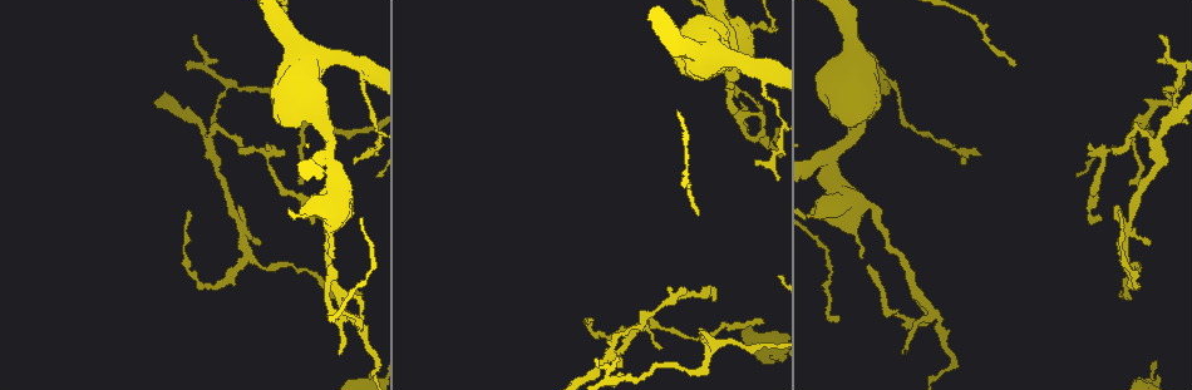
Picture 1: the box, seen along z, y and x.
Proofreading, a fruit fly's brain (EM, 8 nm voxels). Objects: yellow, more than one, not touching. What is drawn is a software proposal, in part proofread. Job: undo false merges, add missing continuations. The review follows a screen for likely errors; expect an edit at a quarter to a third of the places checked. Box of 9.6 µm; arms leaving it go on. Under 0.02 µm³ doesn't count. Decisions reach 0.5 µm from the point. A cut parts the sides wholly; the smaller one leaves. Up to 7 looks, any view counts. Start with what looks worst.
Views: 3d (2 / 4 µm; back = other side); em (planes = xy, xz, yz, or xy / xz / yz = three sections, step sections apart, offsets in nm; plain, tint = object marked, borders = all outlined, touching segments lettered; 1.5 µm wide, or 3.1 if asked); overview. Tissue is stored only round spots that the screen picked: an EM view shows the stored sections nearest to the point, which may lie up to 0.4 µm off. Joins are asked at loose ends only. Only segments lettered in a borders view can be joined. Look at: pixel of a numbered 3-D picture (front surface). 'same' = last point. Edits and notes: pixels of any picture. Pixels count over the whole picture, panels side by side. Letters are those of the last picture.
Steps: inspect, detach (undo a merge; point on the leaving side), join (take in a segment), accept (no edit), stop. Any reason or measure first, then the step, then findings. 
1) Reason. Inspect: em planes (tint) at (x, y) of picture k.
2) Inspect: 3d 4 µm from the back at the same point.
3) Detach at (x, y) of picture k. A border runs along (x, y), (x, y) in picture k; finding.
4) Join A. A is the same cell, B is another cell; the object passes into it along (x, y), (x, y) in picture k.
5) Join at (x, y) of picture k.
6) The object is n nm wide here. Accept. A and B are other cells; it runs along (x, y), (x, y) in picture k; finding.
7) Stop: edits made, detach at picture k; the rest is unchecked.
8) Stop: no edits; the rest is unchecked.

Three-way junction. Inspect: 3d 2 µm at (1154, 143) of picture 1.

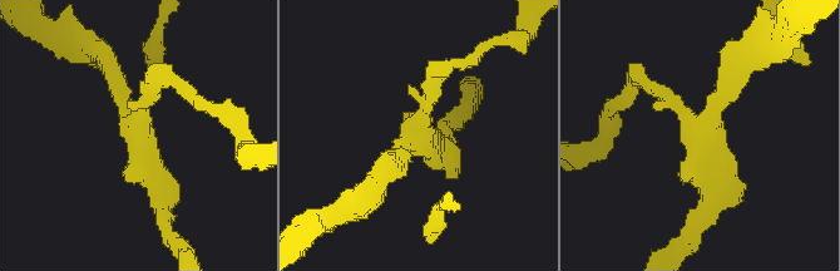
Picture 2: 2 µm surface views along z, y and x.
3 arms meet here. Inspect: em xy step 4 (tint) at (420, 123) of picture 2.

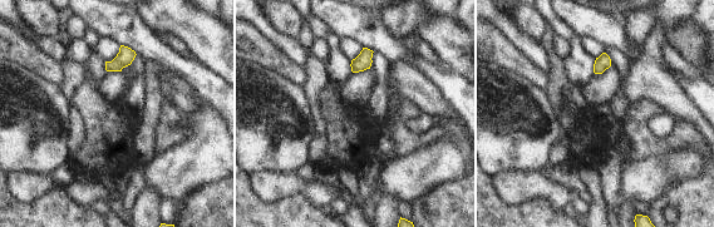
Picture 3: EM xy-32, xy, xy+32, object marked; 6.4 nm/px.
Another direction. Inspect: em planes (borders) at the same point.

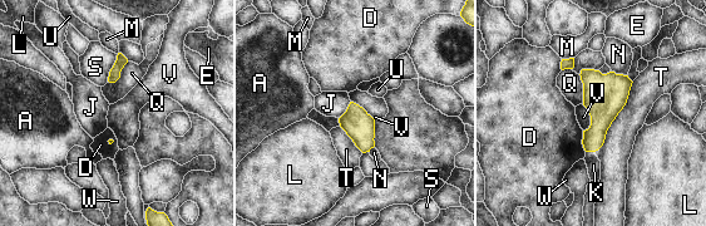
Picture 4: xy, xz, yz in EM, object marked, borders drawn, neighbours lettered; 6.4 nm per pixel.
Accept. A, D, E, J, K, L, M, N, Q, S, T, U, V and W are other cells; a border runs along (582, 104), (590, 116), (584, 131) in picture 4; all the same neuron.

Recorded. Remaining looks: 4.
End of a long branch. Inspect: 3d 4 µm at (761, 317) of picture 1.

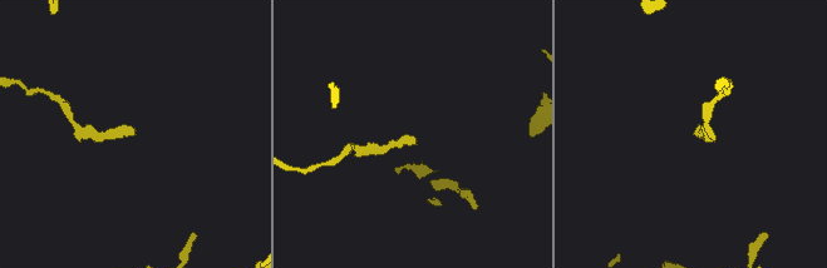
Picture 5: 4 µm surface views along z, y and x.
Inspect: em xz step 4 (tint) at (412, 142) of picture 5.

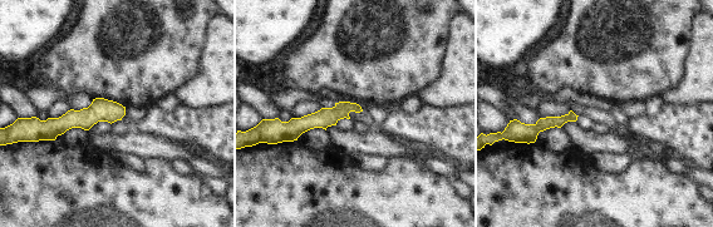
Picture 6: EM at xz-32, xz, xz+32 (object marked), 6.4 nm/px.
Inspect: em planes (borders) at the same point.

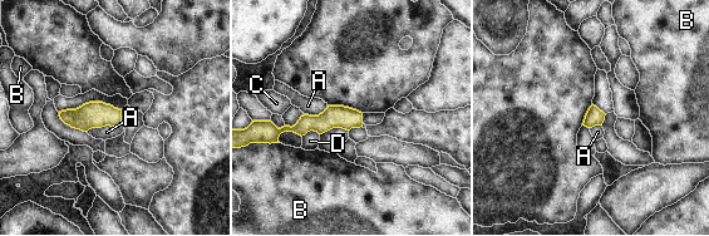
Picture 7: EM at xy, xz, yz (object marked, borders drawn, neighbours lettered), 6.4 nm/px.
Accept. A, B, C and D are other cells; a border runs along (122, 123), (92, 127), (87, 132) in picture 7; none of them fits.

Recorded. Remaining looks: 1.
Thick turns thin. Inspect: em planes (borders) at (652, 324) of picture 1.

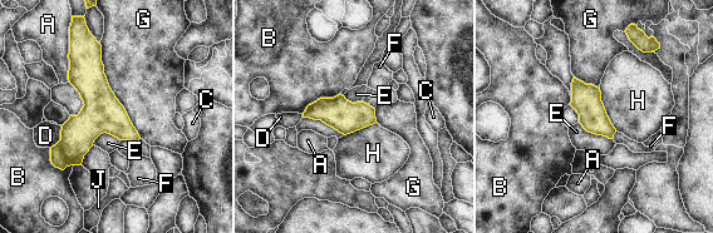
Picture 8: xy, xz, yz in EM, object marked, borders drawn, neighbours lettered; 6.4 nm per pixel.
Accept. A, B, C, D, E, F, G, H and J are other cells; a border runs along (599, 88), (605, 113), (616, 130) in picture 8; all the same neuron.

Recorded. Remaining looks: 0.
Stop: no edits; the rest is unchecked.

